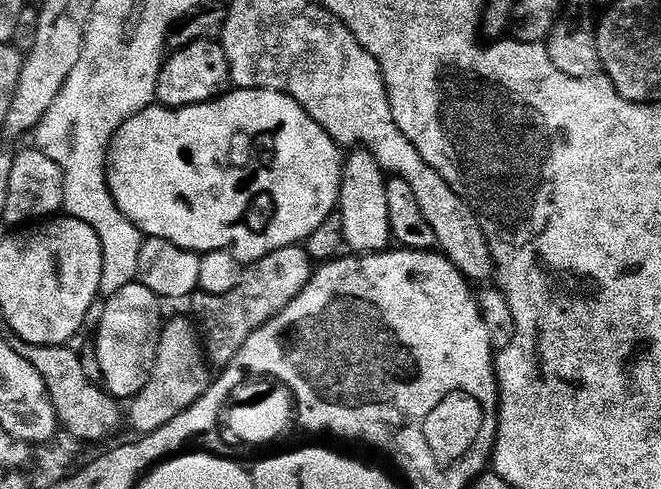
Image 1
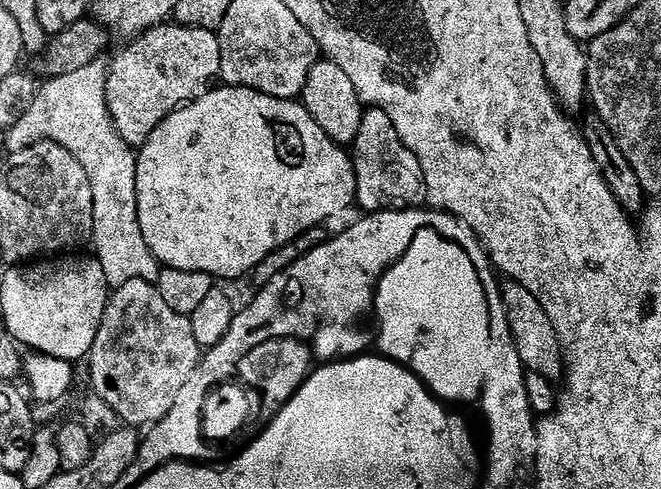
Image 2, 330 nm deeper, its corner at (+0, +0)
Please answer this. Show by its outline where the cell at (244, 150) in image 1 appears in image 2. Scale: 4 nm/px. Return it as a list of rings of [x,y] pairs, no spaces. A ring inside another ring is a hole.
[[[216,86],[205,96],[199,96],[197,100],[193,100],[191,104],[177,108],[148,135],[148,141],[139,149],[136,157],[138,222],[142,230],[142,238],[146,238],[146,246],[150,246],[150,250],[164,268],[205,272],[213,278],[221,276],[224,280],[236,280],[247,272],[249,275],[271,252],[286,246],[295,236],[300,236],[311,228],[319,228],[328,222],[324,220],[338,215],[343,208],[353,207],[355,198],[356,171],[352,165],[351,155],[329,138],[326,130],[322,130],[322,126],[318,126],[314,118],[310,118],[303,103],[274,98],[249,88]]]

